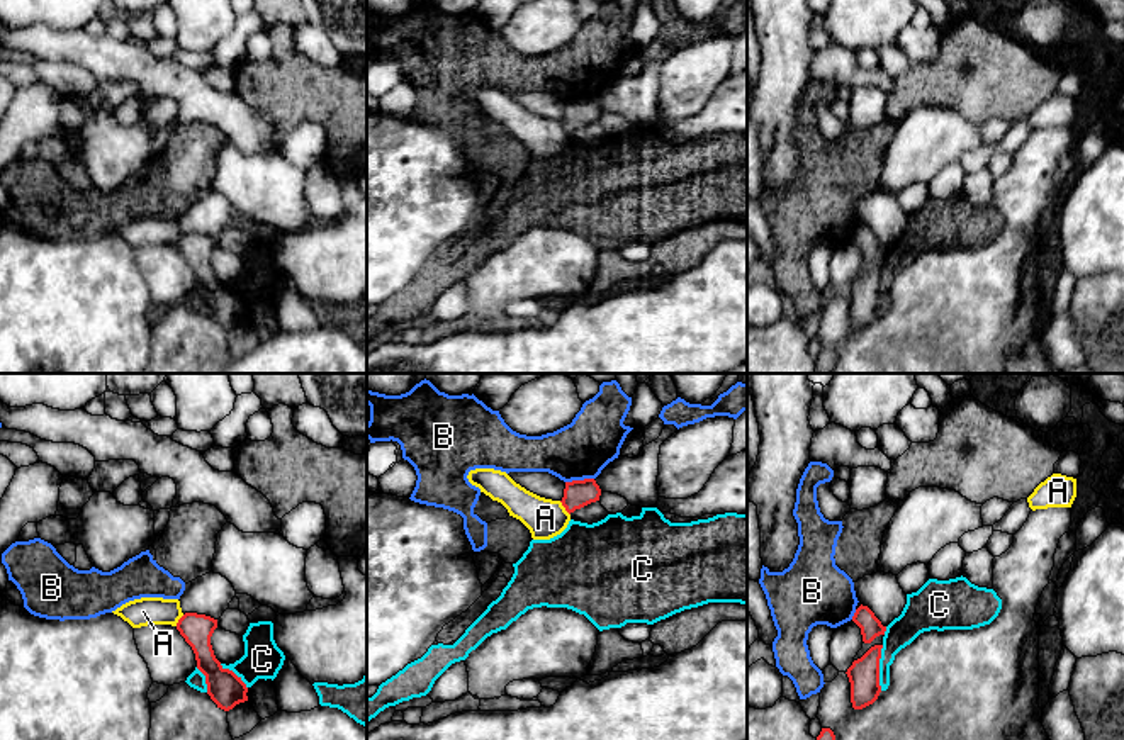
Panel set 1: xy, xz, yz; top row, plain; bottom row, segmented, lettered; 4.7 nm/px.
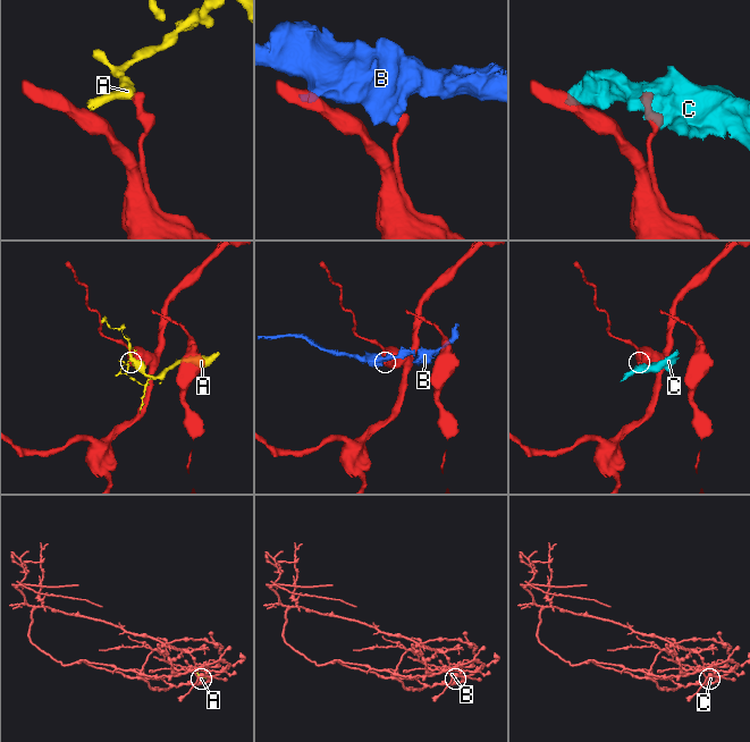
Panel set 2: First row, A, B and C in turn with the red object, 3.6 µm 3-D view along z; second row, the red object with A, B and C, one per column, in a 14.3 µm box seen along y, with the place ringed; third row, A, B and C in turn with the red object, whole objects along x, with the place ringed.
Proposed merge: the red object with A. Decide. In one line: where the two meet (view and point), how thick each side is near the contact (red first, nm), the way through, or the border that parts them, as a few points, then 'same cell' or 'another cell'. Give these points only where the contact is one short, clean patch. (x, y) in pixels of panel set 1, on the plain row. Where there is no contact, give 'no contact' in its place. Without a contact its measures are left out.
meets red in xz at (564, 126); 130 nm thick on the red side, 190 nm on the other; border along xz (559, 121), (569, 134); another cell

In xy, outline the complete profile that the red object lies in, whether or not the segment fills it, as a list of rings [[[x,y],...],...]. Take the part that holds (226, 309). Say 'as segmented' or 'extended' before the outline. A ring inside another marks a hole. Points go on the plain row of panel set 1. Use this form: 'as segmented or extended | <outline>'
as segmented | [[[185,233],[177,243],[177,249],[195,273],[197,289],[205,295],[207,314],[217,328],[229,331],[236,324],[248,321],[248,307],[241,297],[224,289],[216,278],[211,265],[216,248],[217,239],[197,233]]]

